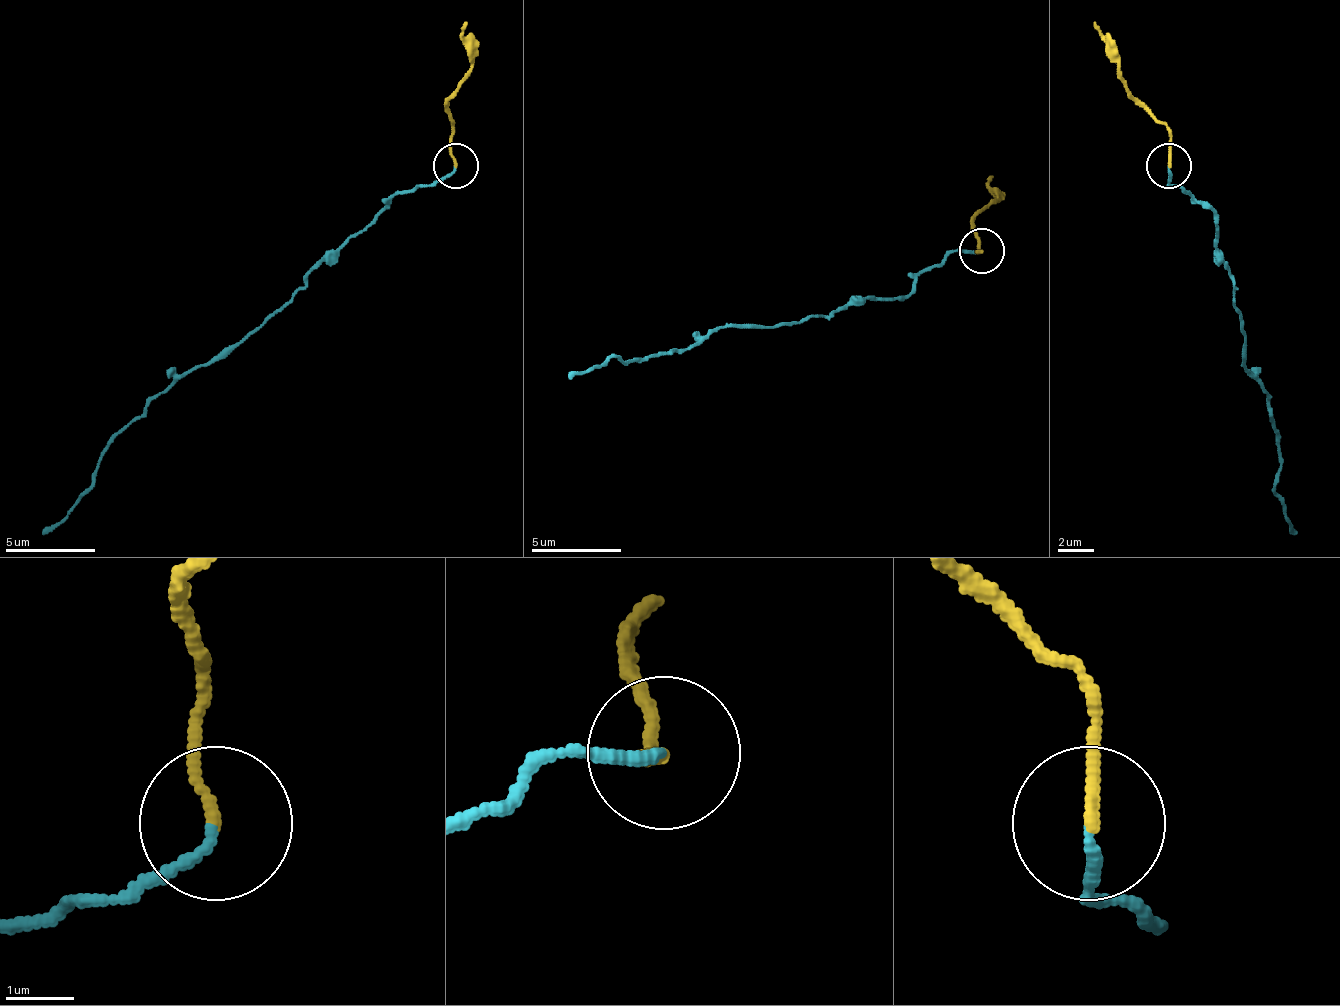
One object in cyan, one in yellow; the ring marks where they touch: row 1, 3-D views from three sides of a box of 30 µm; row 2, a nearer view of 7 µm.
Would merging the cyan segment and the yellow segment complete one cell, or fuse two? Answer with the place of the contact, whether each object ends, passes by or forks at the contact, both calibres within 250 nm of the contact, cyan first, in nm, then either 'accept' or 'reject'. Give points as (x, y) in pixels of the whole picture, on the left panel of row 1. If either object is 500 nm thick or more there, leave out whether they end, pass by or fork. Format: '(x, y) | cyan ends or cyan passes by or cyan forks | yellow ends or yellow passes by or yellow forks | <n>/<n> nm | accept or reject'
(456, 165) | cyan ends | yellow ends | 160/170 nm | reject

